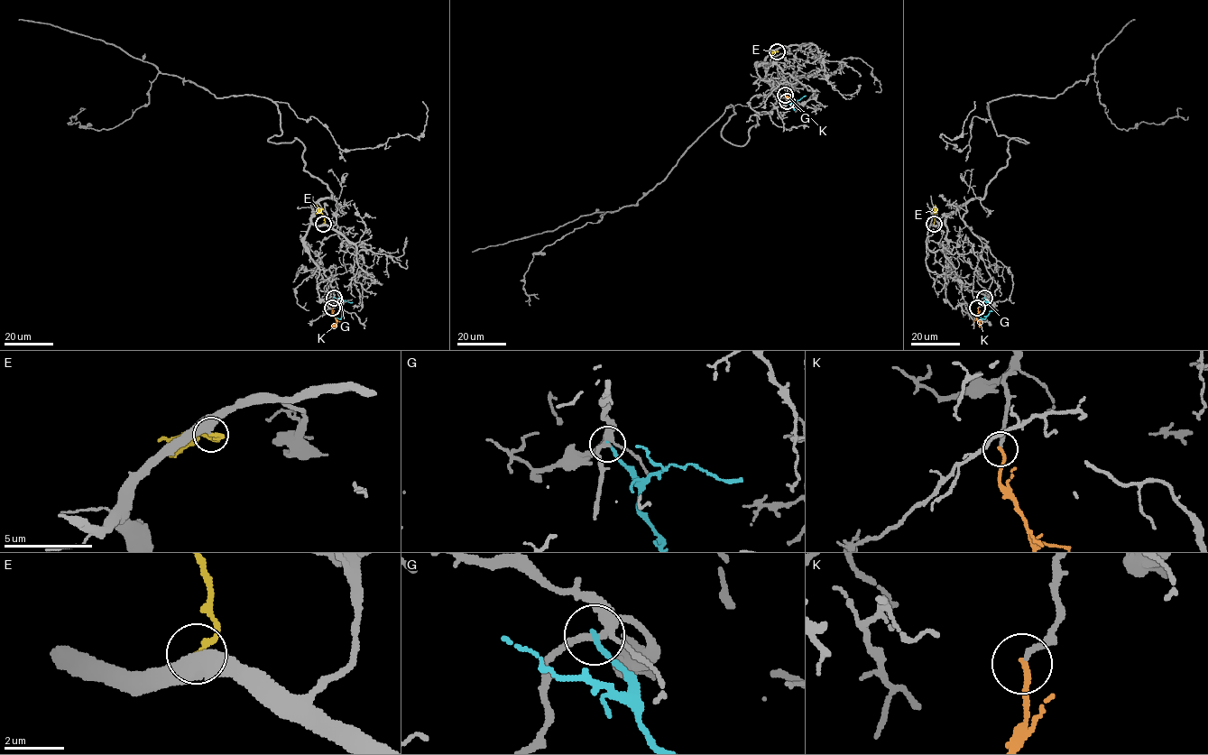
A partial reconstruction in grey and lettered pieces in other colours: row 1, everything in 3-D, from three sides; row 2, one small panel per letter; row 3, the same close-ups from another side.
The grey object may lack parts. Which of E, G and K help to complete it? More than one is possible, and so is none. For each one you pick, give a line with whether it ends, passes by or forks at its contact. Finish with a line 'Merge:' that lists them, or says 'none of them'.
E: It ends there
K: It ends there
Merge: E, K

